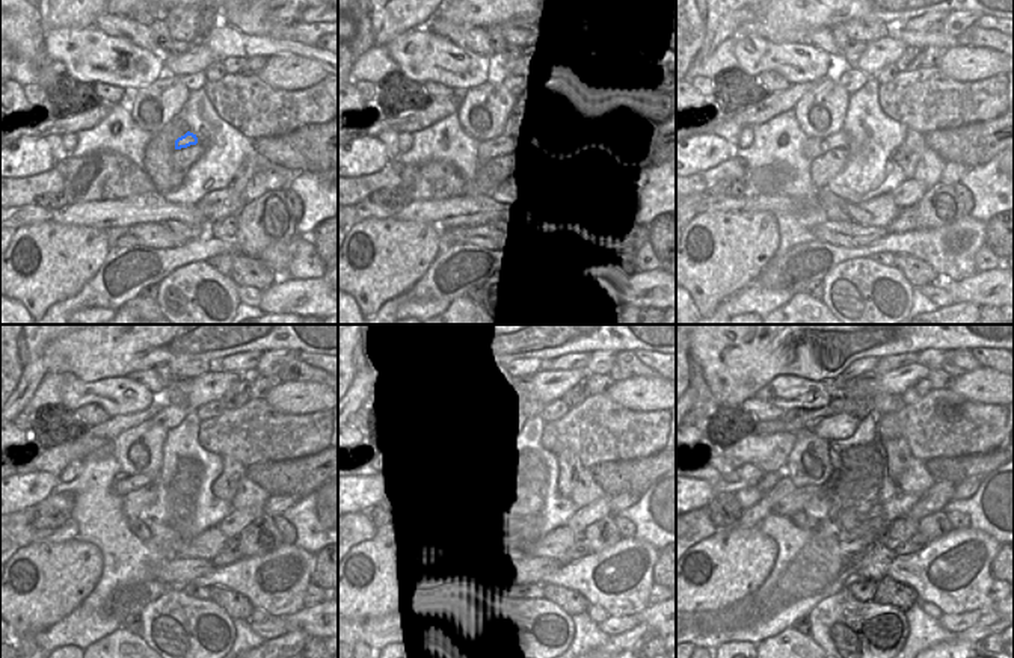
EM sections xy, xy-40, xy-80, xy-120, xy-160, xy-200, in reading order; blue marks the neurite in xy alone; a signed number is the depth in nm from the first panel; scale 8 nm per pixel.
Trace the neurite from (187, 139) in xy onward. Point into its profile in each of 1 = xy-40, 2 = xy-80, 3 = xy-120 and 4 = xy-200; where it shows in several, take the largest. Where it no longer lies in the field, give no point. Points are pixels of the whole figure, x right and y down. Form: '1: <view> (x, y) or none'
1: xy-40 (486, 150)
2: xy-80 (815, 147)
3: xy-120 (122, 485)
4: xy-200 (785, 486)

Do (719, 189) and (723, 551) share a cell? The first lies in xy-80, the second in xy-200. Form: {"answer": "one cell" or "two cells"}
{"answer": "two cells"}

